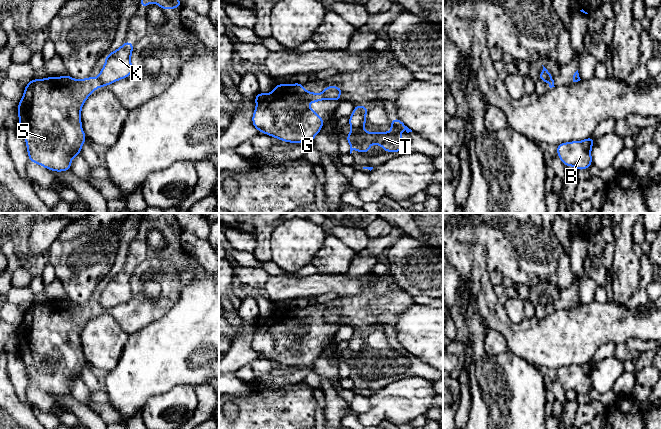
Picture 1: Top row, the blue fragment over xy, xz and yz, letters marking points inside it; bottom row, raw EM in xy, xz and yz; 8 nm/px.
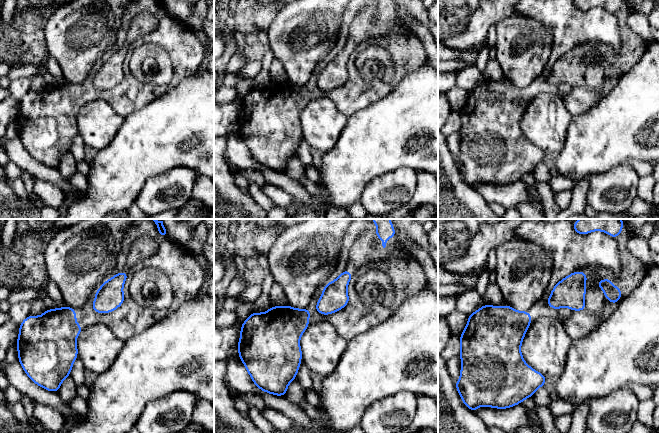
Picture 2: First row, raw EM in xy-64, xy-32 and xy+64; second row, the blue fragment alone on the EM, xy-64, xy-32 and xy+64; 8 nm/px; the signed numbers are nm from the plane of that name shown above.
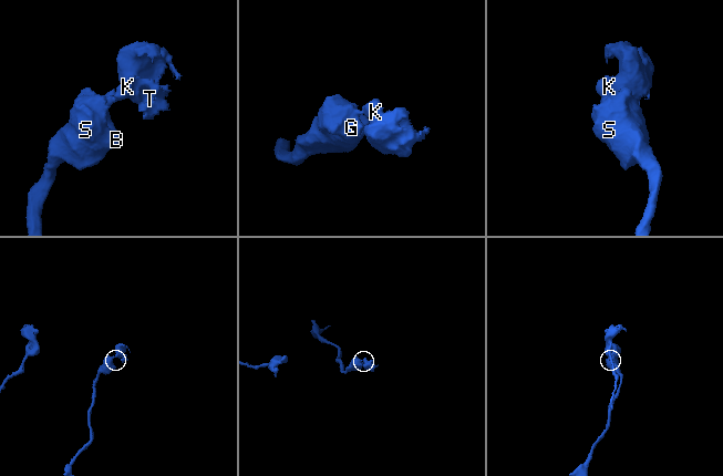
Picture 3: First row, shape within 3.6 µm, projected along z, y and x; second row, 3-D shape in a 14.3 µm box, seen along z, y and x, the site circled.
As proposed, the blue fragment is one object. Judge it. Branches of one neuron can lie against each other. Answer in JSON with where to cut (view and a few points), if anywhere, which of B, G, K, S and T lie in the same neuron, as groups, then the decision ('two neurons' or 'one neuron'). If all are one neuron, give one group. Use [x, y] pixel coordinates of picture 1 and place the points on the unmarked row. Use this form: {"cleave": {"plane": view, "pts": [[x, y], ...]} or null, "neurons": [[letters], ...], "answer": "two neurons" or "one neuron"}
{"cleave": {"plane": "xy", "pts": [[96, 302], [102, 309]]}, "neurons": [["B", "G", "S"], ["K", "T"]], "answer": "two neurons"}

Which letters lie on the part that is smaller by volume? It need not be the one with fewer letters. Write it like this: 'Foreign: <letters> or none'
Foreign: K, T

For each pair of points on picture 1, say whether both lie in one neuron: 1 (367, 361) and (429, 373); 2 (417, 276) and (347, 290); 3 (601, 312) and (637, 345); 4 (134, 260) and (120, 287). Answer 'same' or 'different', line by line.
1: same
2: different
3: different
4: same

